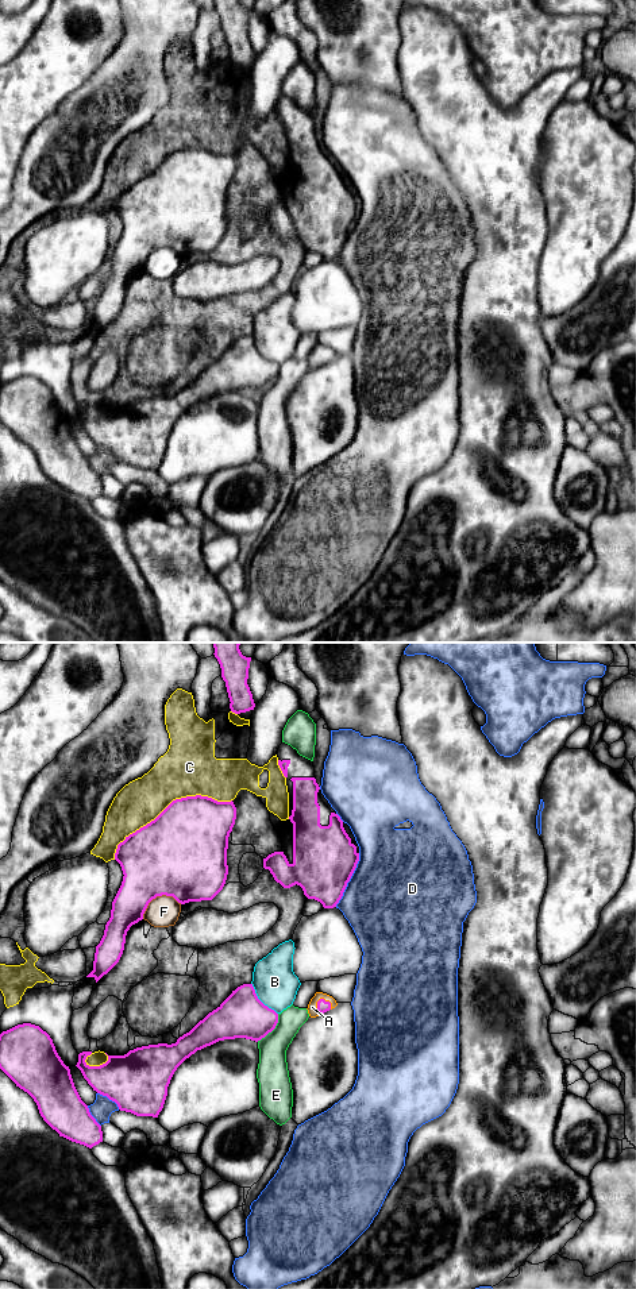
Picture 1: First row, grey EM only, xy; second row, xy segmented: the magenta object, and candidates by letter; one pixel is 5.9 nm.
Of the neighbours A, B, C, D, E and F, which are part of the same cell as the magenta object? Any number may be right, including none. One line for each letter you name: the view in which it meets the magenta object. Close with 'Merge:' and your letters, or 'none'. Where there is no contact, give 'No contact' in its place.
A: Touches magenta in xy
Merge: A

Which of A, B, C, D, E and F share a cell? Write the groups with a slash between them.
A / B / C / D / E / F

